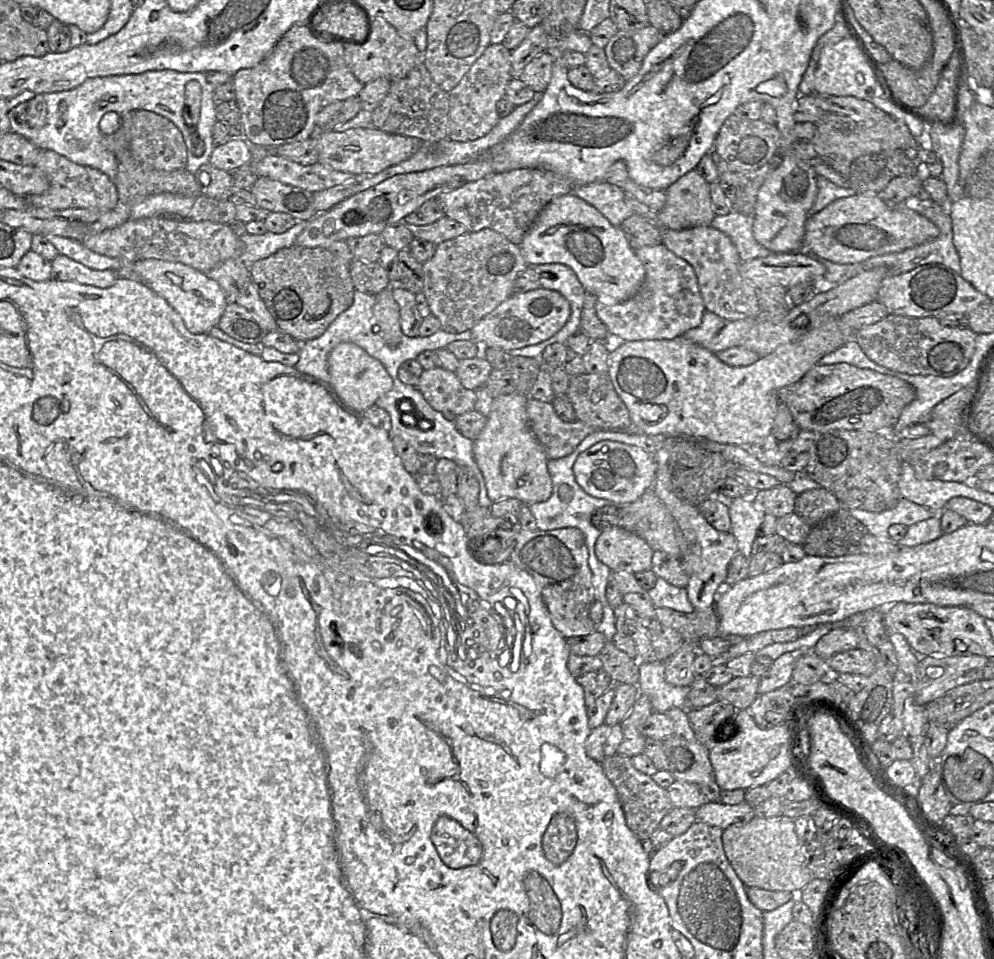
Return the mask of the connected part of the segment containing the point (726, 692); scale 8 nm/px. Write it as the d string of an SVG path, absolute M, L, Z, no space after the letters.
M751 675L732 678L728 683L716 687L717 700L733 705L737 711L748 709L759 695L759 678Z

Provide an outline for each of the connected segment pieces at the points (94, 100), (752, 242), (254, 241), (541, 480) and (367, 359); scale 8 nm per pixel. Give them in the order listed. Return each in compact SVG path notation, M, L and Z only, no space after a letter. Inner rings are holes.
M173 70L88 78L71 90L43 94L47 104L46 123L29 140L40 149L54 151L76 164L98 169L113 181L118 172L118 161L106 148L105 138L108 136L100 131L99 122L108 112L121 115L129 111L148 110L169 119L181 131L187 147L185 169L194 175L201 165L209 163L215 149L215 87L207 81L205 73ZM72 138L86 141L87 147L71 150L68 141Z
M731 211L726 215L716 215L710 226L726 234L737 248L741 262L746 262L772 253L754 238L753 224L753 216Z
M299 220L287 231L275 234L266 232L262 235L243 234L239 236L243 244L240 260L245 264L252 264L258 260L269 257L280 249L291 247L295 244L297 236L306 228L309 220Z
M519 393L494 398L485 427L474 441L474 458L482 473L491 503L515 498L524 505L531 505L548 500L553 492L552 479L547 467L549 458L530 428L526 402L527 396Z
M352 342L337 344L328 354L328 372L332 391L344 407L364 412L390 391L393 379L383 364L370 356L364 349Z

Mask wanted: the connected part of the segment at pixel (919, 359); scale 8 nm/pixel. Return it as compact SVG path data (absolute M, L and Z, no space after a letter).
M889 315L853 334L865 355L890 370L909 375L951 377L969 364L975 351L975 334L970 328L942 326L935 317L911 318Z

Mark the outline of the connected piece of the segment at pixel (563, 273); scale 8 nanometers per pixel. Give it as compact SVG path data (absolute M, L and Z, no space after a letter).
M541 264L535 265L534 269L540 276L540 288L559 292L571 305L571 316L557 334L541 343L520 348L520 356L539 358L547 346L566 343L569 337L579 331L587 292L575 272L564 264Z

